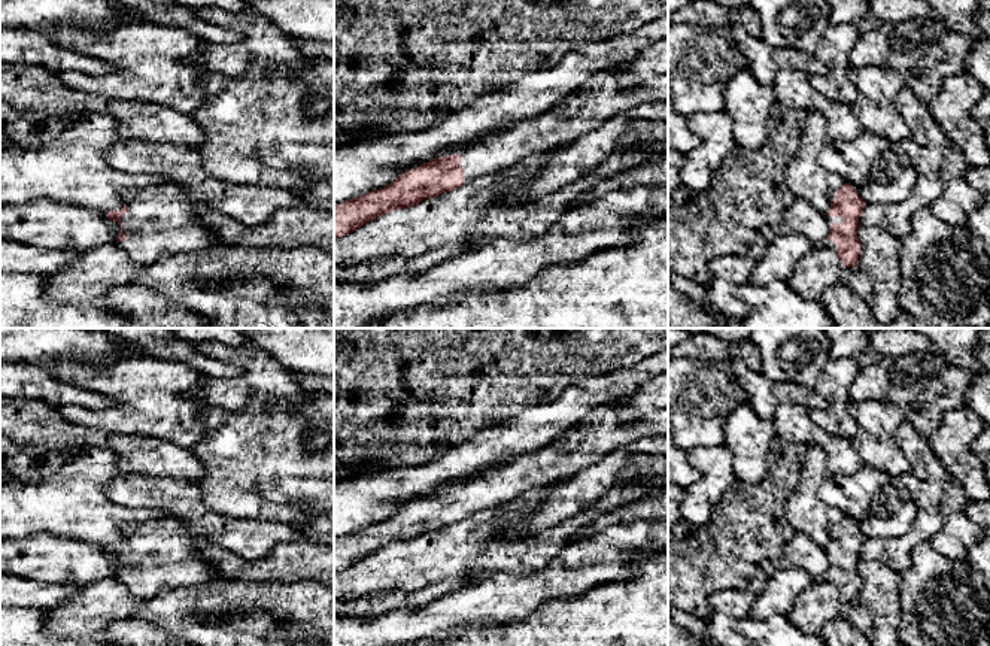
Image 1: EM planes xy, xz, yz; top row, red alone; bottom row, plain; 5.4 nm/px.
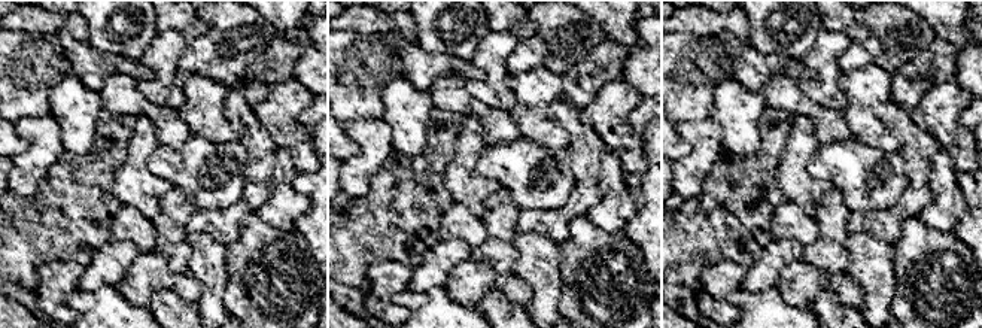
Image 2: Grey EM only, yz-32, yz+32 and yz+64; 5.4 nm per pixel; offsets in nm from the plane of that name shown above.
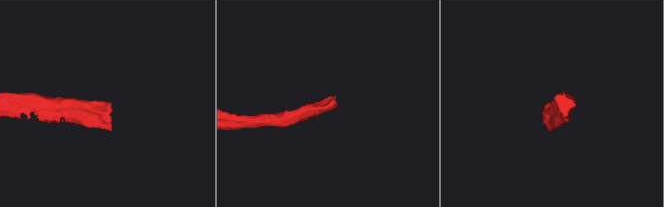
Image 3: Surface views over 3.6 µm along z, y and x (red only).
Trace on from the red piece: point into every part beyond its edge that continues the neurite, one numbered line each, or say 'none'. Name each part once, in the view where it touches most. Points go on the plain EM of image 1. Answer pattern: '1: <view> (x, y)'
1: xy (161, 552)

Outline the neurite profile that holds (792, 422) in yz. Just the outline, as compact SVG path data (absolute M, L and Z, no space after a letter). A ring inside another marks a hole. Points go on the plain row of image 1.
M798 403L780 404L772 418L775 434L805 446L819 445L827 455L827 471L851 474L863 460L851 445L851 439L830 434L814 424L808 409Z

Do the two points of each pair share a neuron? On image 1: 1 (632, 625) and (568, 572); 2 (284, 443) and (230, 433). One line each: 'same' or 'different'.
1: different
2: same

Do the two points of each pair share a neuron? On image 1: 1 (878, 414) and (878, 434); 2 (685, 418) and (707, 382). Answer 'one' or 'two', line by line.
1: one
2: one

